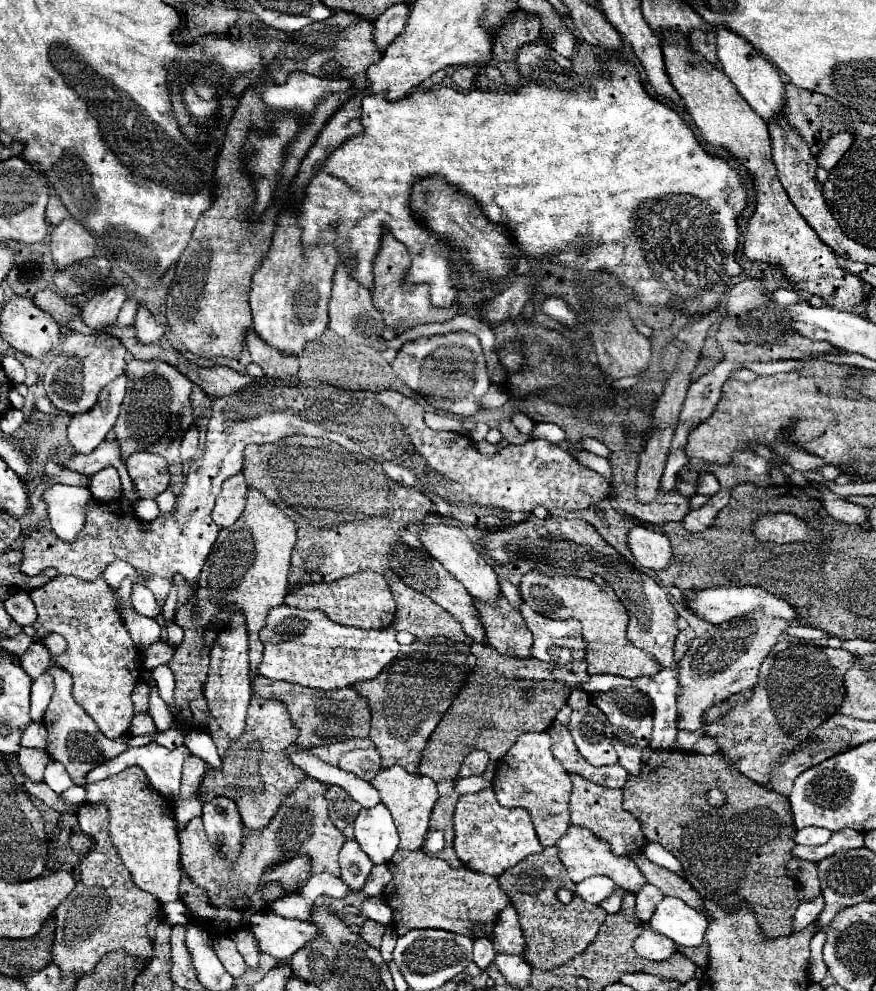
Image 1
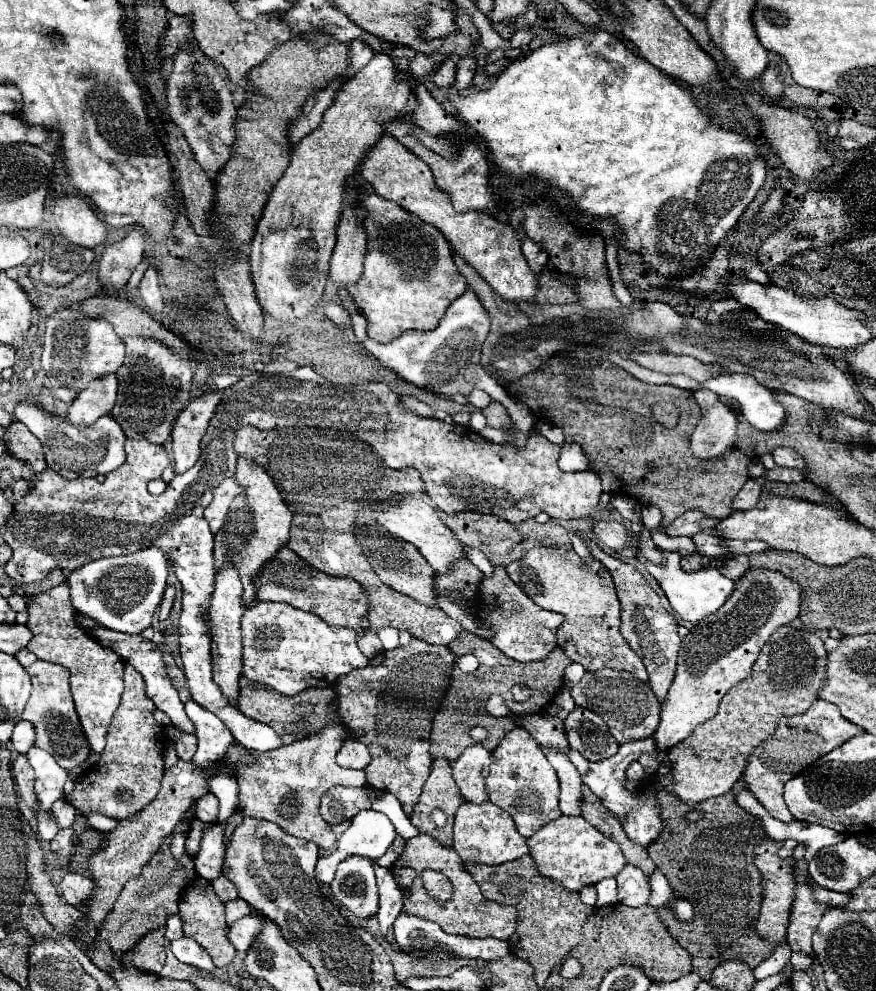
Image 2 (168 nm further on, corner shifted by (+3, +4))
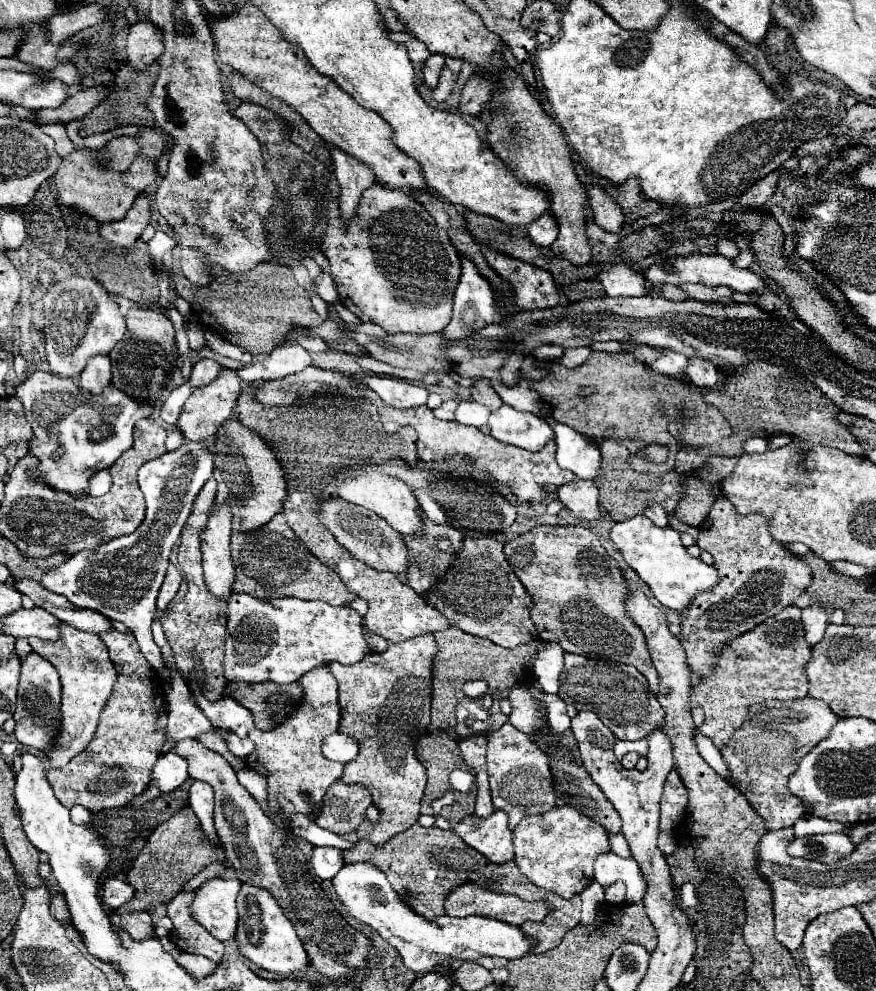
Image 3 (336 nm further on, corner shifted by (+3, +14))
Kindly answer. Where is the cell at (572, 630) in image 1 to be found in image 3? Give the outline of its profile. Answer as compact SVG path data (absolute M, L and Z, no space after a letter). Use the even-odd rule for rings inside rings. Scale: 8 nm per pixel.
M463 538L461 552L453 558L445 576L425 594L425 602L439 610L449 620L449 626L489 638L503 648L515 648L535 638L535 626L529 618L533 600L513 574L503 554L503 542L495 538Z

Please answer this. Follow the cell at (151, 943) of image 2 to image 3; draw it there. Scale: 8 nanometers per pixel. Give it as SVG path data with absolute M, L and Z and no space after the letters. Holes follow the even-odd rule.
M113 912L111 918L113 918L113 924L127 930L133 940L145 940L155 934L151 916L147 912L127 912L127 914Z

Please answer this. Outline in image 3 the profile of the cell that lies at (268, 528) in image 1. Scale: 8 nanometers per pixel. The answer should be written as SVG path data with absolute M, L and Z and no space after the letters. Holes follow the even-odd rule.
M235 414L225 420L223 426L219 426L215 442L217 454L213 478L219 482L215 500L219 504L231 506L233 530L245 532L261 528L263 522L269 522L273 514L279 514L283 510L283 500L287 496L285 476L273 450L267 446L267 442L259 436L257 430L243 426Z

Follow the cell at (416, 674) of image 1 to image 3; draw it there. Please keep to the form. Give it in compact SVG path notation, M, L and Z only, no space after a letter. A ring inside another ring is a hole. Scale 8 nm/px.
M431 634L411 638L409 642L389 644L389 650L383 654L367 654L359 664L341 666L339 662L329 664L337 684L339 684L339 706L341 706L341 722L339 732L357 740L359 754L355 760L345 764L341 774L341 782L345 784L361 784L373 796L373 806L381 810L381 820L373 826L373 822L363 822L357 830L357 836L367 838L375 846L385 844L391 836L407 830L421 816L419 802L425 790L425 768L415 758L415 740L421 732L427 730L429 710L431 710L431 660L437 652L435 640Z

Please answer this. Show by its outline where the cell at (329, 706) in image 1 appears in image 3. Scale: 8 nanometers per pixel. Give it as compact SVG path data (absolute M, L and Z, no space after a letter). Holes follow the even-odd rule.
M231 682L225 686L223 696L233 698L245 706L255 720L255 728L271 730L289 718L301 702L301 686L297 682L287 686L277 686L273 682L249 686L245 682Z

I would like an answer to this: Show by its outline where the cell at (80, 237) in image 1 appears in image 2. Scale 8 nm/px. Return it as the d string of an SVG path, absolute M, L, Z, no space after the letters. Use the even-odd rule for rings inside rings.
M79 196L59 198L53 206L53 218L59 234L65 236L71 244L95 248L107 238L107 226L95 216L95 212L91 212L89 204Z

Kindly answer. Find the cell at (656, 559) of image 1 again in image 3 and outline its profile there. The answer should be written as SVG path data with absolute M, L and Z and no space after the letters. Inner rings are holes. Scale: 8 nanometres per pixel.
M573 480L557 488L559 500L583 522L599 520L601 510L597 502L597 486L593 480Z

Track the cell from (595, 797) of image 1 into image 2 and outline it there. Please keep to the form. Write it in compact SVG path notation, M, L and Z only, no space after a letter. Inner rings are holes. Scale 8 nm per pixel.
M543 750L545 756L549 758L551 766L555 768L559 780L561 780L561 796L559 796L559 808L563 814L577 816L581 814L581 804L585 800L583 796L583 780L577 768L571 764L571 760L565 754L553 752L553 750Z

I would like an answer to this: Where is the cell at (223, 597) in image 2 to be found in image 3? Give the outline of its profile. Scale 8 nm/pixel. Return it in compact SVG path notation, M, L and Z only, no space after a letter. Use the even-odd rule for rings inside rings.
M213 506L205 528L201 530L201 564L209 592L227 600L231 594L235 568L231 564L231 508Z

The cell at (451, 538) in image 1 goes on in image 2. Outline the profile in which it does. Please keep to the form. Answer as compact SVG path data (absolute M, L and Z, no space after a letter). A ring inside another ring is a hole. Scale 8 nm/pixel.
M405 496L405 498L391 498L383 506L375 510L375 518L381 526L385 526L393 536L399 536L419 548L425 560L437 572L449 572L457 560L467 560L465 546L457 538L457 534L441 520L439 512L419 496Z

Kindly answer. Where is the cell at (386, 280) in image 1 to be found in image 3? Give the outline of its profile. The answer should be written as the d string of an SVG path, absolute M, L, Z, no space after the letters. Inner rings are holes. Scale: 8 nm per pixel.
M331 176L331 180L327 182L327 190L323 194L325 202L325 210L327 210L327 230L321 236L321 252L323 256L329 260L331 264L331 276L337 284L337 292L339 292L339 300L343 306L347 306L361 322L373 322L379 324L385 332L395 334L395 332L411 332L411 334L433 334L433 332L441 332L449 322L451 322L451 308L453 308L453 294L455 288L459 284L459 276L461 276L461 262L459 262L459 254L457 250L451 246L451 240L447 236L445 230L441 230L435 220L429 216L429 212L409 194L405 194L403 190L391 190L391 188L383 188L381 184L373 184L367 190L363 190L361 194L361 202L357 206L355 216L345 224L339 216L339 184L335 180L335 176Z

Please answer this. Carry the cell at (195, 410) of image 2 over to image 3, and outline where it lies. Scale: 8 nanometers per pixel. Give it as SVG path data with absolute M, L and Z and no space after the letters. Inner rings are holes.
M223 370L213 382L207 386L199 386L193 390L193 394L187 398L183 412L179 416L179 428L183 430L183 436L187 442L207 442L215 436L217 428L233 414L233 408L237 404L237 398L241 394L241 378L233 370Z

